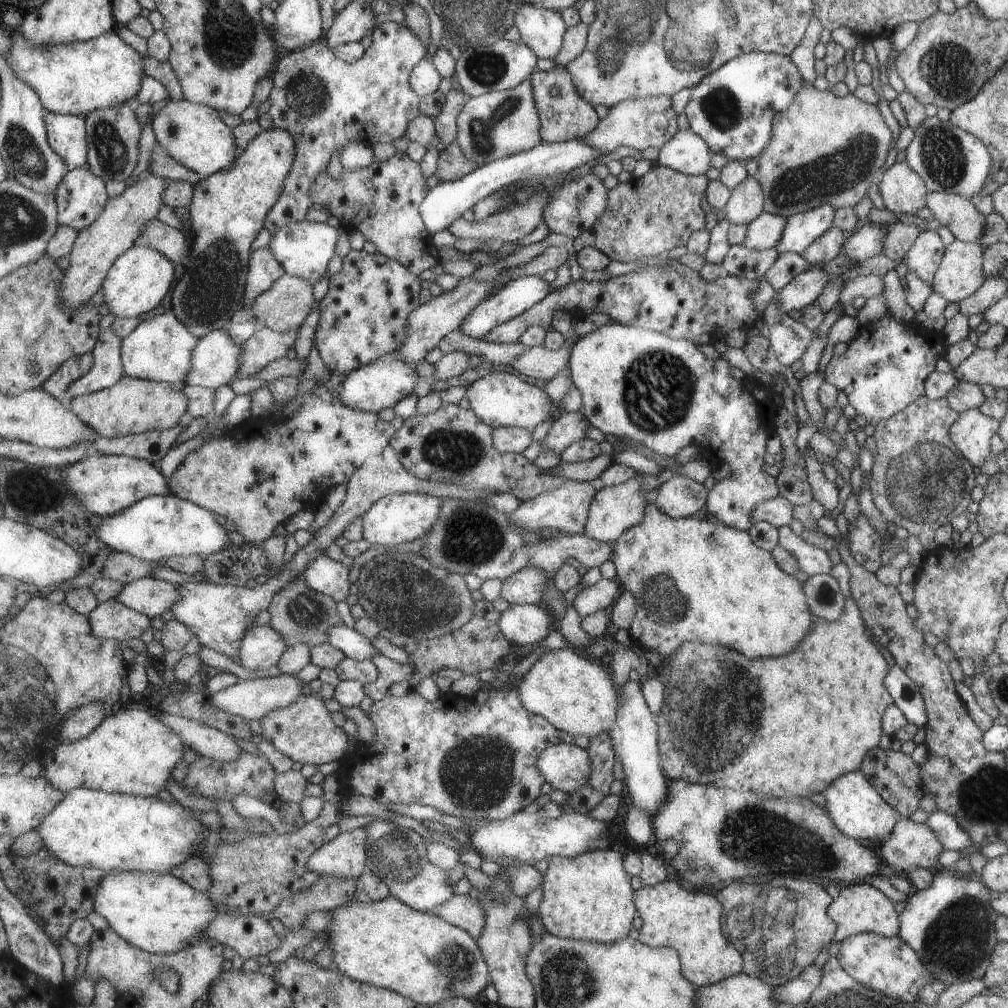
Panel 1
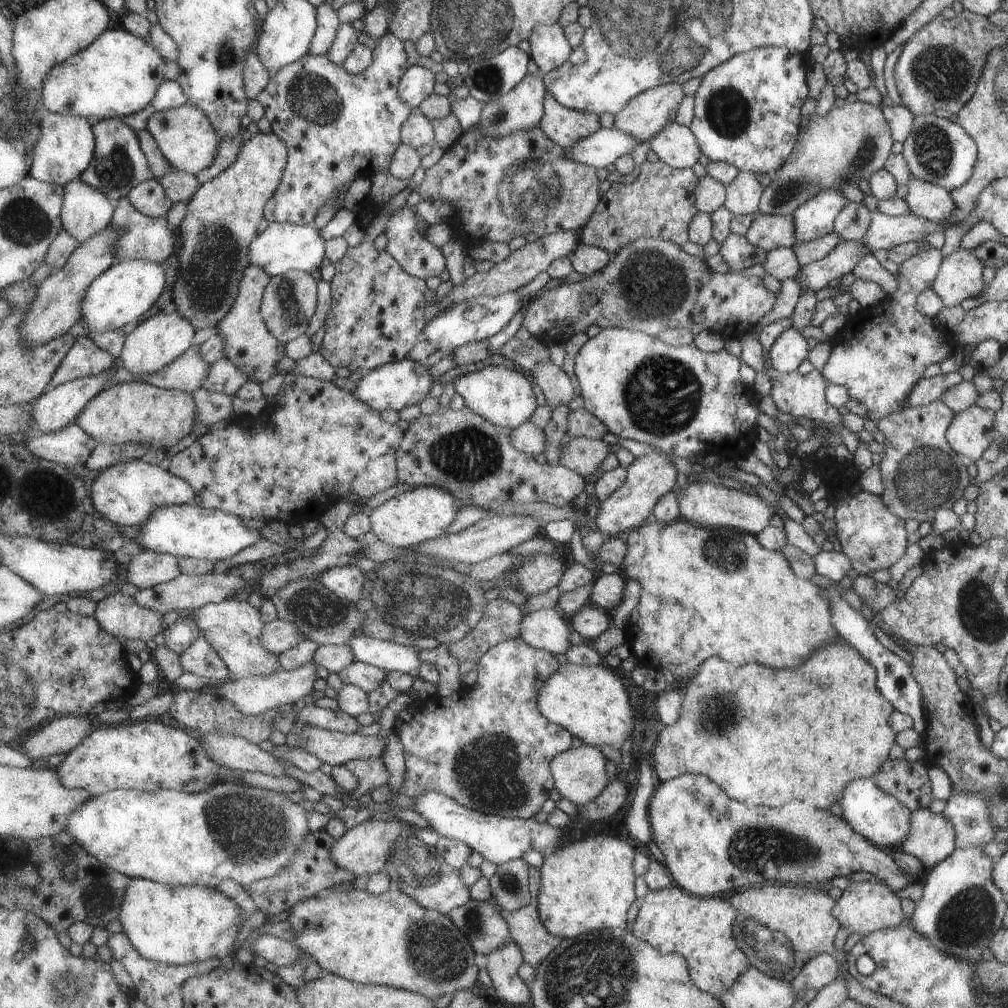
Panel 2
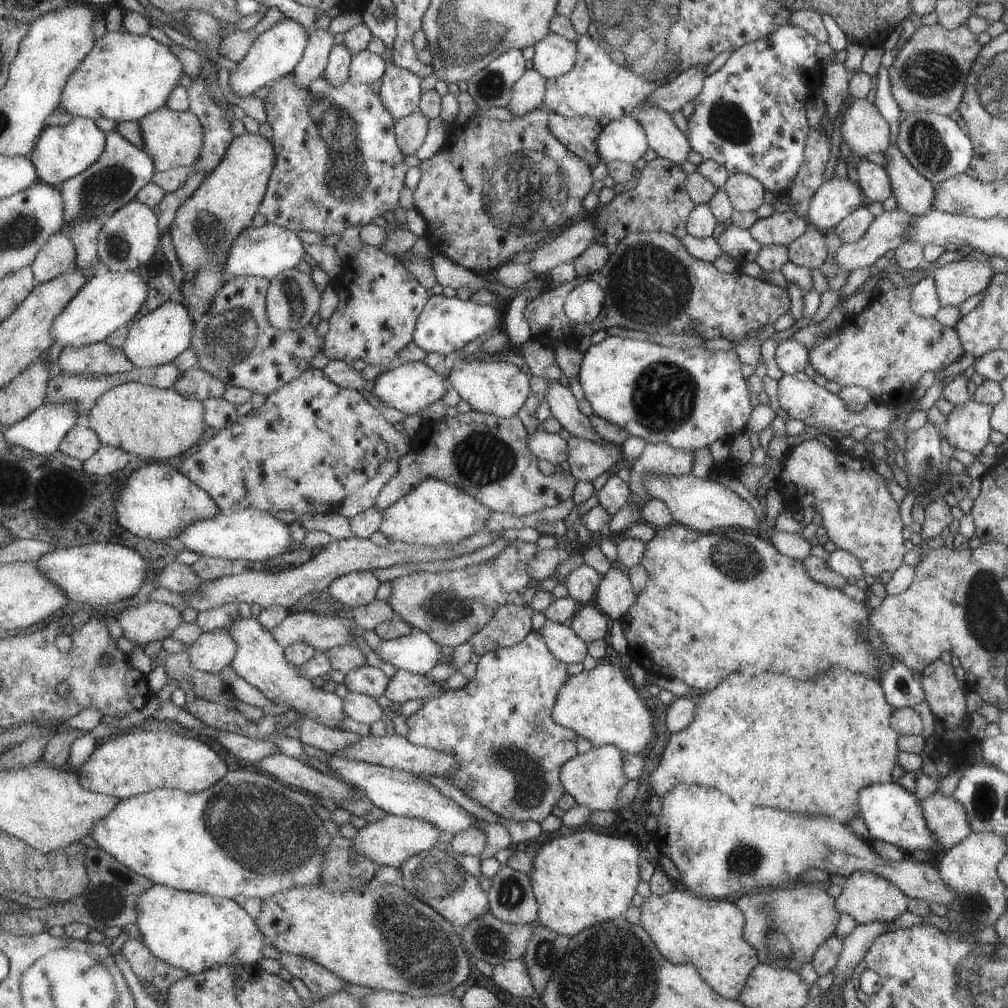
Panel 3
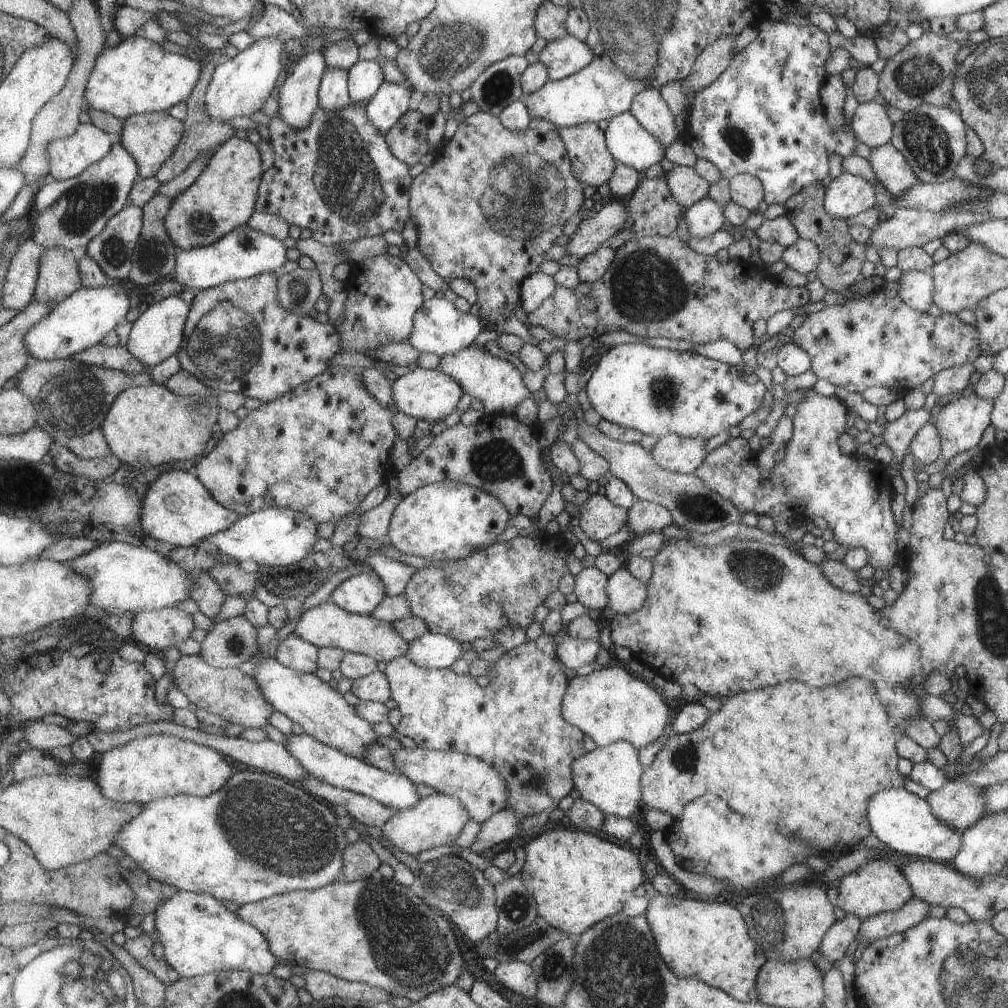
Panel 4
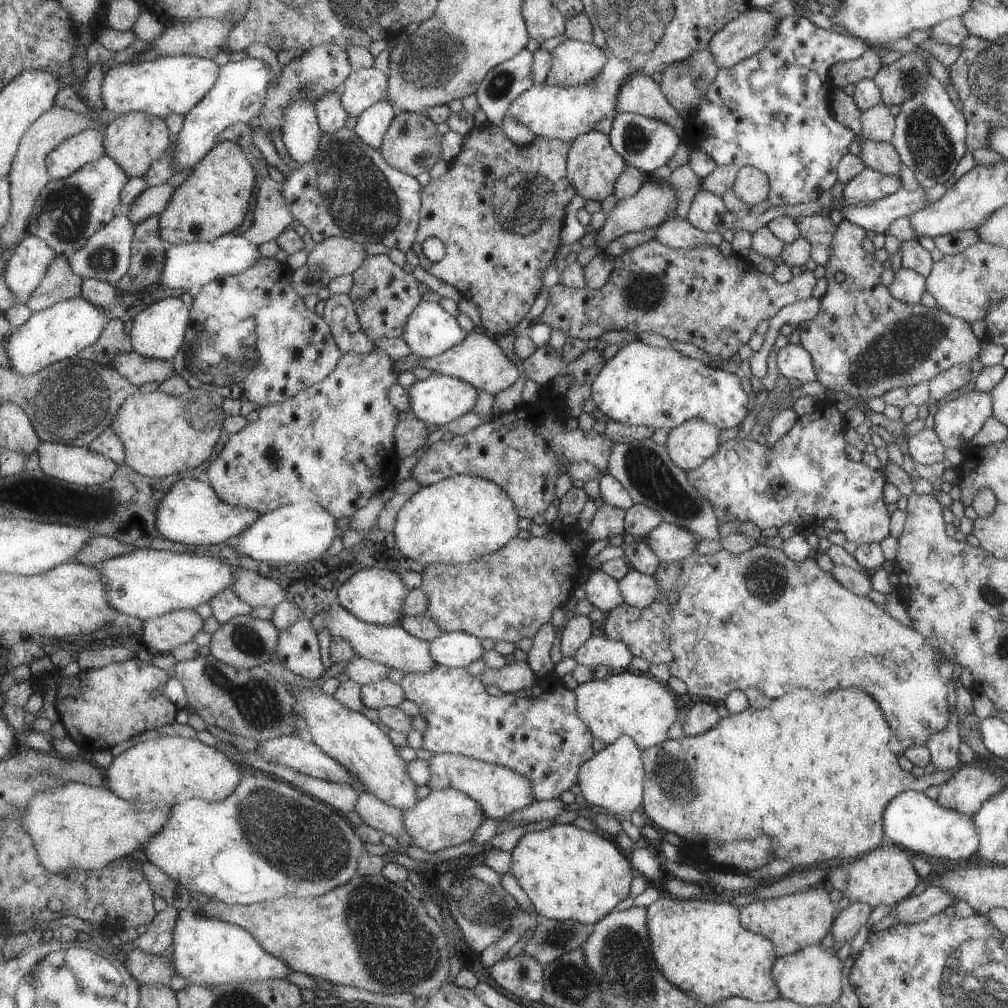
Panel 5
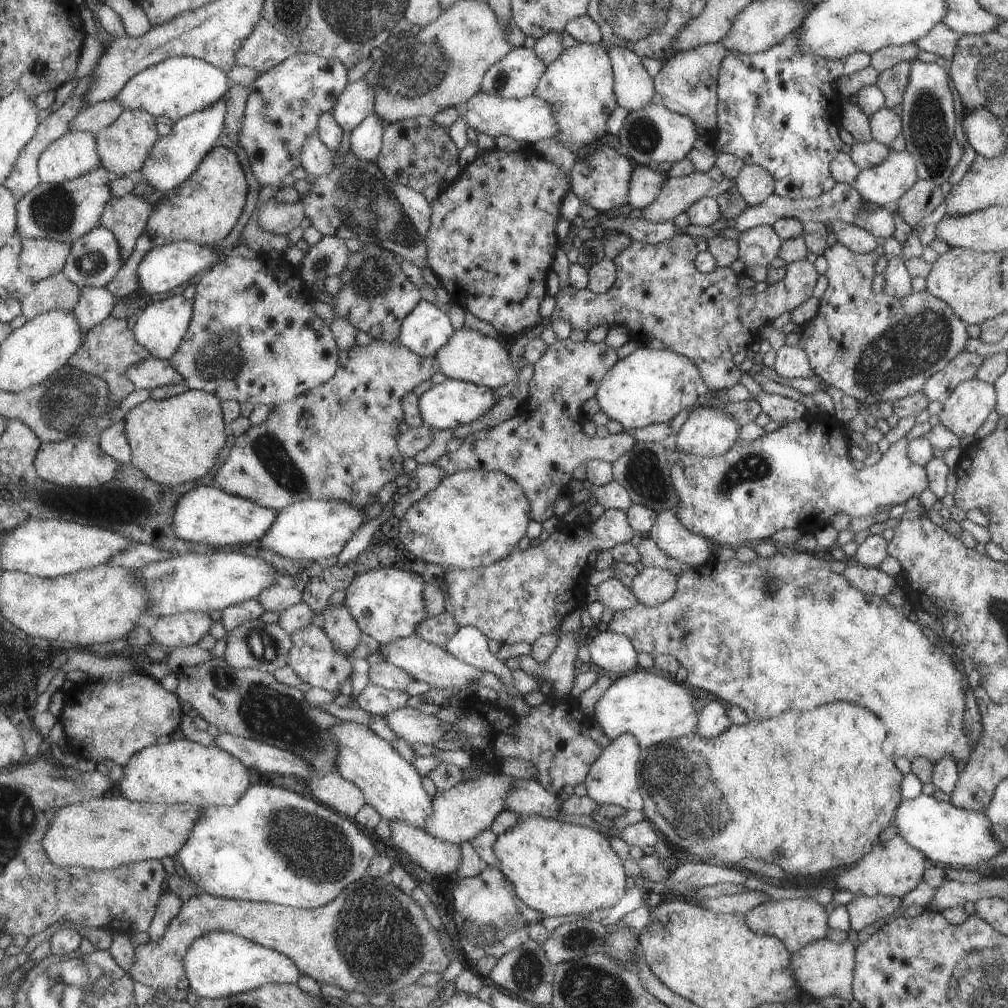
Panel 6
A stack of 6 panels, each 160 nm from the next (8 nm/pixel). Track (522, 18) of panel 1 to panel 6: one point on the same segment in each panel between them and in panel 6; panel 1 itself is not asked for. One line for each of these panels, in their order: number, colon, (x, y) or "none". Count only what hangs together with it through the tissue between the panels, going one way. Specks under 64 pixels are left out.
2: (549, 47)
3: (555, 55)
4: (565, 57)
5: (575, 62)
6: (578, 84)

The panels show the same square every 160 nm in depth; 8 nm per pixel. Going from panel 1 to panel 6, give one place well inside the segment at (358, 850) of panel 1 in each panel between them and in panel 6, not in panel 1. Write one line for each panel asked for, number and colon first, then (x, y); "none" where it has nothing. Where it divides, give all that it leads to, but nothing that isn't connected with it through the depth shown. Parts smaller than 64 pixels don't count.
2: (364, 849)
3: (389, 841)
4: (437, 819)
5: (446, 817)
6: (463, 812)

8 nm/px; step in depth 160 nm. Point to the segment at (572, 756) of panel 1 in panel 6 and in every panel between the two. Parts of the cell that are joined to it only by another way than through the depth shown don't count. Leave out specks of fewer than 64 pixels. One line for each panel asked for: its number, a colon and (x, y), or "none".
2: (579, 774)
3: (594, 778)
4: (609, 776)
5: (612, 779)
6: (615, 778)

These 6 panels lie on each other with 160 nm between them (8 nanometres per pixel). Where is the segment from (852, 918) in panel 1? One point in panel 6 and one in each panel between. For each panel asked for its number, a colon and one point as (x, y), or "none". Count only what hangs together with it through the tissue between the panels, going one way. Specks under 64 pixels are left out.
2: (864, 907)
3: (866, 897)
4: (877, 886)
5: (885, 876)
6: (893, 867)

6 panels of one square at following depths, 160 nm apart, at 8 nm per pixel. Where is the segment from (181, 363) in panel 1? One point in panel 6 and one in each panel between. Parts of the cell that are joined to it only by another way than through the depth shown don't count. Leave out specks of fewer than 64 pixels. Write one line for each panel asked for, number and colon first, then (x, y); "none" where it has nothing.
2: (159, 339)
3: (157, 339)
4: (158, 334)
5: (158, 332)
6: (161, 328)

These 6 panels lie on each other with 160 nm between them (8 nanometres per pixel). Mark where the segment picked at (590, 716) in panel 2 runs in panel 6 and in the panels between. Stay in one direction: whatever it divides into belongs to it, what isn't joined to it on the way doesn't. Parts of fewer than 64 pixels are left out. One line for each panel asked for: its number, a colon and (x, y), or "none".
3: (600, 704)
4: (610, 705)
5: (623, 703)
6: (653, 709)

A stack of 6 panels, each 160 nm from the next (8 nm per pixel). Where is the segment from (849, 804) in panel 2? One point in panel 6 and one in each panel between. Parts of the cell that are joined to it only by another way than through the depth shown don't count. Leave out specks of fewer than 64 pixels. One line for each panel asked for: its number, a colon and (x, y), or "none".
3: (891, 813)
4: (904, 822)
5: (912, 821)
6: (953, 837)

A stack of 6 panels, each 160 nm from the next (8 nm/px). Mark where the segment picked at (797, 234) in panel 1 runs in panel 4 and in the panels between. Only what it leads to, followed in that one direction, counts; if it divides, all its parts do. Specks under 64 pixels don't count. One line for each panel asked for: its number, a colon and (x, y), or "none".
2: (813, 219)
3: (835, 198)
4: (846, 195)

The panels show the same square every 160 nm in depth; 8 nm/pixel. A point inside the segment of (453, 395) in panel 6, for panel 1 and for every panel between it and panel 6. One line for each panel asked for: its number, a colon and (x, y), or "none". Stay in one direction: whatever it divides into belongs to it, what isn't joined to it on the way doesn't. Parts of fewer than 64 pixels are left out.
1: (374, 387)
2: (396, 385)
3: (410, 388)
4: (425, 394)
5: (439, 399)

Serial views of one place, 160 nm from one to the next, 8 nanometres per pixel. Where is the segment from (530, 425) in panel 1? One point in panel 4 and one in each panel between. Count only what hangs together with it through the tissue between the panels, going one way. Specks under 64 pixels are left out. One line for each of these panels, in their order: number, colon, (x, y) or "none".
2: (506, 397)
3: (499, 388)
4: (497, 382)

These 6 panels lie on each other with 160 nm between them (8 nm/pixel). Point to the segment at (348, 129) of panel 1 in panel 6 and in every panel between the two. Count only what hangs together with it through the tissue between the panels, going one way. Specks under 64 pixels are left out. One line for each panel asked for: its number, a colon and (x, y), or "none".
2: (338, 126)
3: (339, 164)
4: (339, 178)
5: (350, 190)
6: (357, 200)

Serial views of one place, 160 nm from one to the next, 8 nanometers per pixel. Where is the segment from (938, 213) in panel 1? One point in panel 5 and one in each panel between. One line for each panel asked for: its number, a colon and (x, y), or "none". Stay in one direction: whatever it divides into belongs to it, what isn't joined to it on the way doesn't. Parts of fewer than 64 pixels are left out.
2: (930, 202)
3: (914, 194)
4: (890, 168)
5: (880, 156)

